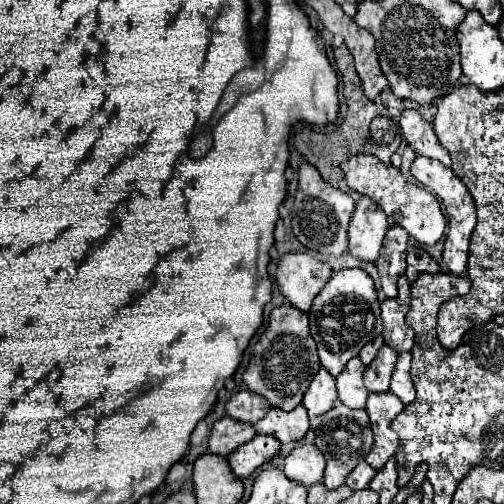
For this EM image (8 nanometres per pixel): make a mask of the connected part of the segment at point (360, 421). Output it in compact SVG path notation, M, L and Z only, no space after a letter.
M336 402L336 406L320 418L320 424L314 430L314 444L326 458L326 472L324 472L326 488L334 490L334 488L342 486L344 480L346 480L346 486L352 490L368 488L376 470L364 462L366 454L372 450L372 444L374 444L374 434L370 430L366 410L354 410L354 408L344 406L342 402Z

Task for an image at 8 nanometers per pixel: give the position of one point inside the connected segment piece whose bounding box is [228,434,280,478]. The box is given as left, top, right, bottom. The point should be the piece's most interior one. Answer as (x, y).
(260, 449)

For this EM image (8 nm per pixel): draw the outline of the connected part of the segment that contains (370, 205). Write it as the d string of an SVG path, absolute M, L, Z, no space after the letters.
M362 196L348 228L350 254L364 262L376 262L388 228L390 224L386 214L382 214L382 210L370 198Z

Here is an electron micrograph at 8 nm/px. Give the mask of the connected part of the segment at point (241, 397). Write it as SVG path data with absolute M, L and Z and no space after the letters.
M250 390L236 392L226 404L226 414L230 418L250 426L254 426L260 418L264 418L268 410L270 404L264 398L256 398L256 394L250 394Z

